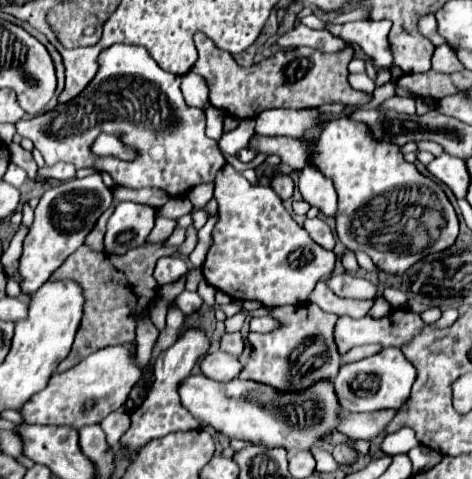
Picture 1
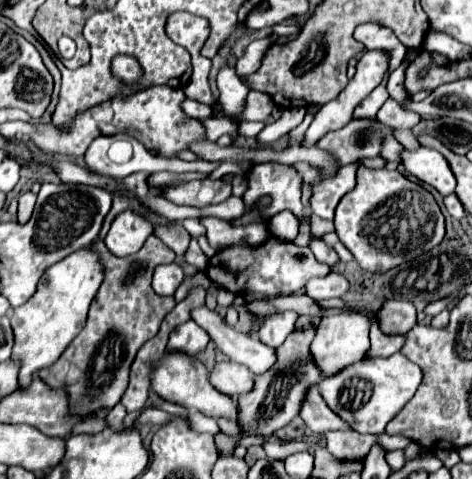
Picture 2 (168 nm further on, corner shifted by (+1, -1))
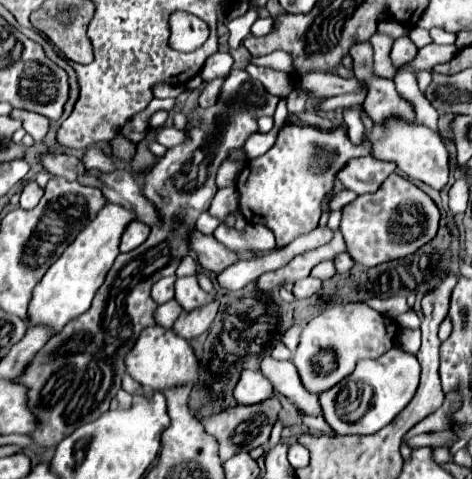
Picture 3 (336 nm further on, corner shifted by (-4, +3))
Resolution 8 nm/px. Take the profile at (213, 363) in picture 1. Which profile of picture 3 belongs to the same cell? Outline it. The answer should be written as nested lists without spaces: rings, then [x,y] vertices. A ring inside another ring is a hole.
[[[244,371],[240,383],[236,383],[236,401],[240,405],[256,405],[264,399],[270,399],[274,393],[270,381],[258,371]]]

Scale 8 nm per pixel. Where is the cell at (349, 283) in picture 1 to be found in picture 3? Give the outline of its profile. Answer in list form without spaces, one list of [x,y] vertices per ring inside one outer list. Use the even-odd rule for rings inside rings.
[[[306,277],[306,279],[300,279],[294,283],[294,289],[292,289],[292,295],[296,299],[306,299],[310,295],[314,295],[316,291],[320,291],[322,287],[322,281],[320,279],[312,279],[312,277]]]

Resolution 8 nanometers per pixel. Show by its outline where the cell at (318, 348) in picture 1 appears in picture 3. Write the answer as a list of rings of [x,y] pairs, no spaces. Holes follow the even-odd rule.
[[[274,395],[272,399],[266,399],[264,403],[258,403],[252,407],[244,407],[244,405],[228,407],[220,411],[220,415],[212,415],[212,419],[202,419],[202,425],[204,425],[204,431],[208,431],[208,435],[212,435],[218,441],[220,459],[228,461],[240,451],[252,451],[254,447],[264,445],[270,437],[272,425],[278,419],[278,413],[280,413],[280,401]]]

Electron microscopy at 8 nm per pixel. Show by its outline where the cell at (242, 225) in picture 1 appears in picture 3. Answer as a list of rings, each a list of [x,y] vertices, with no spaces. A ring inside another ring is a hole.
[[[322,261],[322,263],[318,263],[314,269],[312,269],[312,277],[316,277],[316,279],[322,279],[322,281],[326,281],[326,279],[330,279],[332,275],[336,273],[336,269],[334,269],[334,263],[332,261]]]

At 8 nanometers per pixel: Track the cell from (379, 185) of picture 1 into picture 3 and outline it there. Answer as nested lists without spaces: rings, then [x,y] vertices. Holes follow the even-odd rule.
[[[392,173],[376,193],[360,195],[356,201],[344,207],[340,231],[348,245],[350,257],[370,269],[384,261],[412,255],[416,249],[434,239],[438,221],[440,211],[434,201],[408,179]]]

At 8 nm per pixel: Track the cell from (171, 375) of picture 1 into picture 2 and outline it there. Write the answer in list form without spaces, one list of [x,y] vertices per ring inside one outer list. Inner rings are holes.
[[[187,321],[171,333],[167,343],[167,353],[185,353],[189,357],[195,357],[205,351],[209,339],[211,337],[203,327],[199,327],[195,321]]]

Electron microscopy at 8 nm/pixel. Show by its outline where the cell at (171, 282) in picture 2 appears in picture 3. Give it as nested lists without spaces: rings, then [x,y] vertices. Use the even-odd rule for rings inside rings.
[[[164,277],[164,279],[158,279],[154,285],[152,285],[152,299],[162,305],[166,301],[172,299],[172,283],[176,281],[176,277]]]

